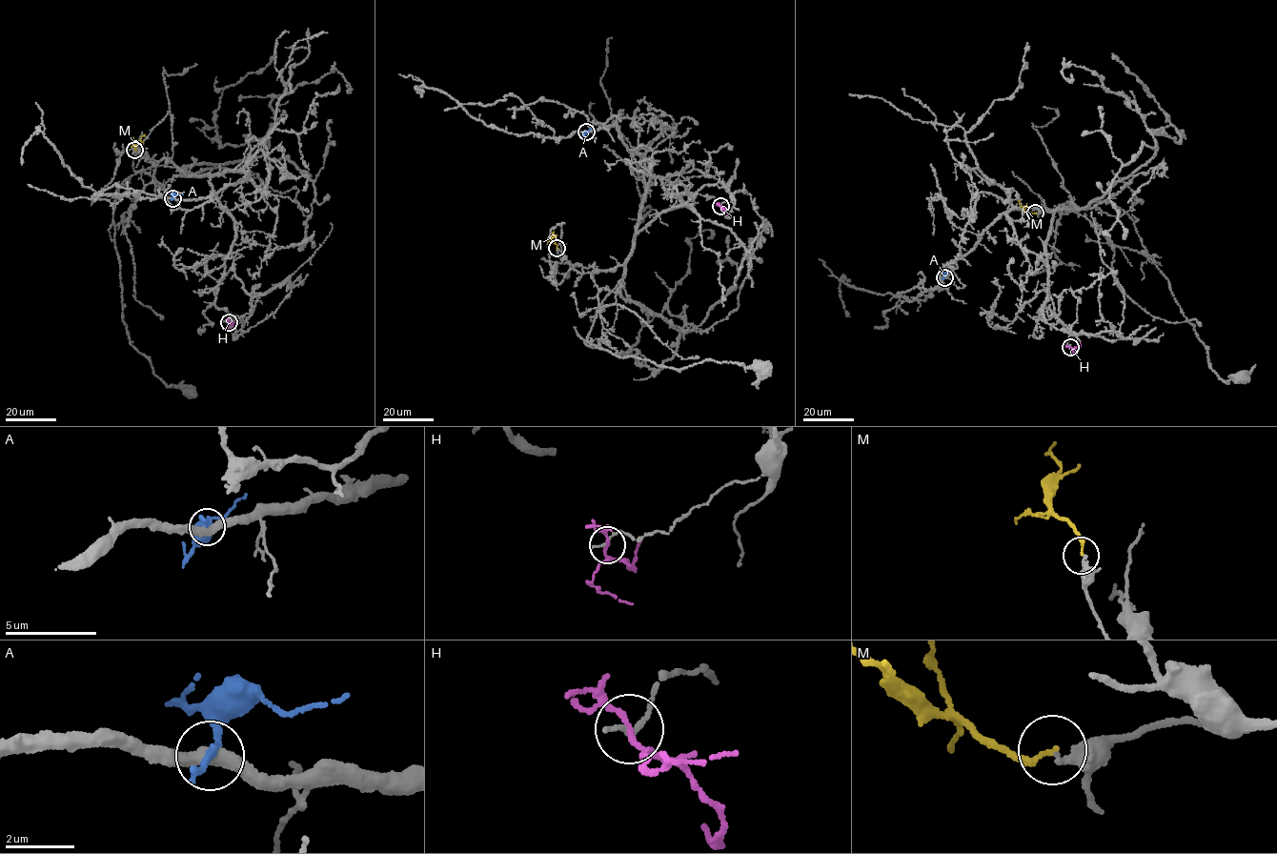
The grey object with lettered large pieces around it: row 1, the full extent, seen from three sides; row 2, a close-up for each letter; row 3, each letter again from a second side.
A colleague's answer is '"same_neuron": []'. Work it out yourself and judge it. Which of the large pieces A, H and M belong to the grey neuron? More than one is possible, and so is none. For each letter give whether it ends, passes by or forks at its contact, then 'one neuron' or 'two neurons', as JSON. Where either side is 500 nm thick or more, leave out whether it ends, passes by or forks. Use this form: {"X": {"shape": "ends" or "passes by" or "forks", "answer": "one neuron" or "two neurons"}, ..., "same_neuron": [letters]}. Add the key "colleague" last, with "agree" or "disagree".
{"A": {"shape": "ends", "answer": "two neurons"}, "H": {"shape": "forks", "answer": "two neurons"}, "M": {"shape": "ends", "answer": "two neurons"}, "same_neuron": [], "colleague": "agree"}

